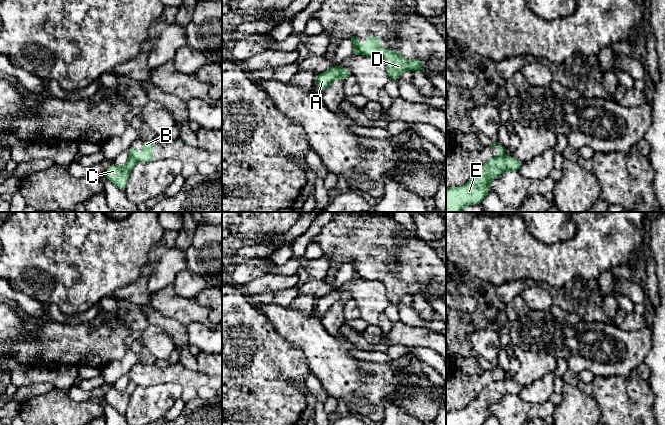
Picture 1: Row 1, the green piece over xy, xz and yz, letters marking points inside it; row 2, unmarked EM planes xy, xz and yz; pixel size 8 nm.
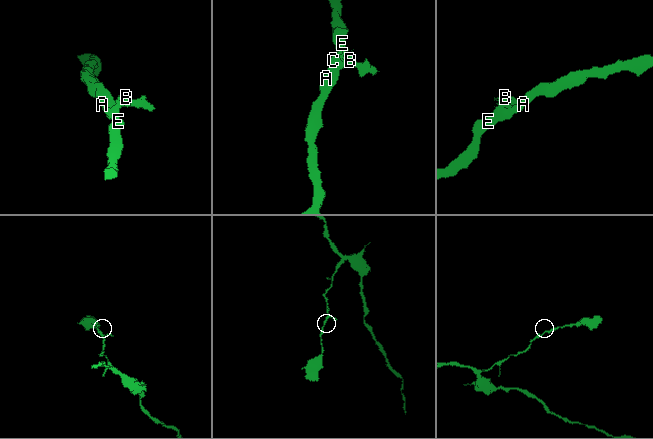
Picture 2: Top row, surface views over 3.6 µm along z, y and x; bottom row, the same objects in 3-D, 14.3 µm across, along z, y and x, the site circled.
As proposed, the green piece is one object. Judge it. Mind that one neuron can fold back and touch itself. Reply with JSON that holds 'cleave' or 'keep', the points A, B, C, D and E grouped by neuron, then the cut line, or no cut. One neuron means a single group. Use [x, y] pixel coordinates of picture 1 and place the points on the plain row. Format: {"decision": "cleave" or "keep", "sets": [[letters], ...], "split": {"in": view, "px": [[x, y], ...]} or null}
{"decision": "cleave", "sets": [["A", "C", "E"], ["B", "D"]], "split": {"in": "xz", "px": [[354, 259], [356, 272], [361, 277]]}}

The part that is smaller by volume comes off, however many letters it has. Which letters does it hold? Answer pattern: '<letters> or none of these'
B, D

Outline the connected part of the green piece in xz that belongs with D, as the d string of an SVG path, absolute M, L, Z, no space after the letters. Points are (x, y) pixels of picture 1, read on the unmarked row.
M355 259L357 266L357 273L361 278L370 281L380 281L386 287L387 297L391 304L398 304L401 298L406 295L425 294L422 292L420 282L408 284L399 278L398 274L392 275L391 273L384 273L378 268L381 266L381 262L374 261L373 259L367 260L367 268L362 269Z

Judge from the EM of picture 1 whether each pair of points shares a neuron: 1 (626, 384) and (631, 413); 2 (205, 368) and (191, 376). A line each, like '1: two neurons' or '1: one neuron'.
1: one neuron
2: two neurons

